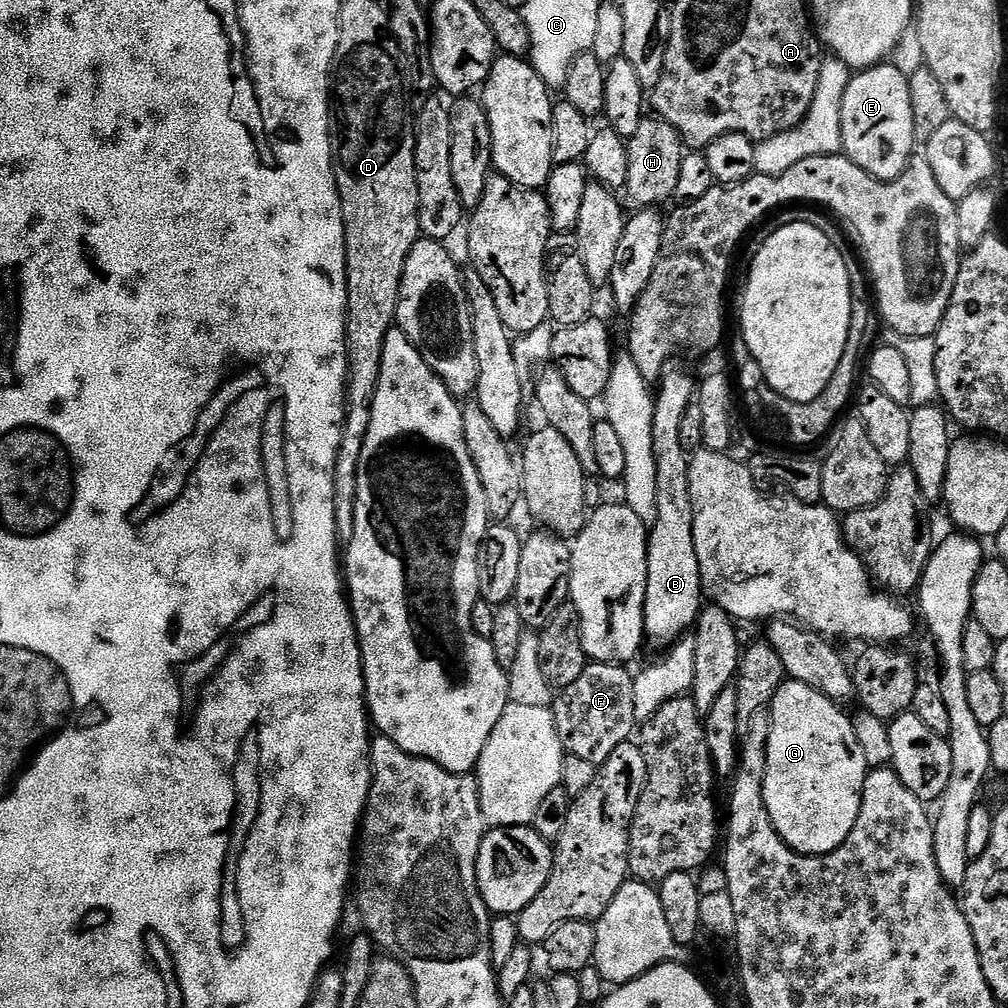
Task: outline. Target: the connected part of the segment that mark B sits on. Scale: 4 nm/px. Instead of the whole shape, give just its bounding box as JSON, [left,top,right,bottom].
[644,371,702,646]

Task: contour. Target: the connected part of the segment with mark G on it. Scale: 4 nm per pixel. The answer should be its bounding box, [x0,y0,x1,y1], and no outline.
[764,679,870,856]

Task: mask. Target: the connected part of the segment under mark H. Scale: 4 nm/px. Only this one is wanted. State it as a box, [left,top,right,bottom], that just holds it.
[626,118,686,210]

